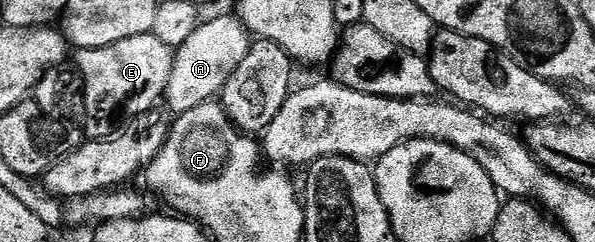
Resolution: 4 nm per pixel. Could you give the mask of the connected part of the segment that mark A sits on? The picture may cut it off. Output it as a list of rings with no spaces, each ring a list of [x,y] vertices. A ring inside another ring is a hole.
[[[218,16],[207,24],[206,21],[199,23],[192,38],[188,38],[188,42],[174,52],[174,65],[164,97],[165,107],[171,113],[181,114],[213,101],[248,54],[252,43],[251,33],[246,31],[241,20],[230,16]]]

